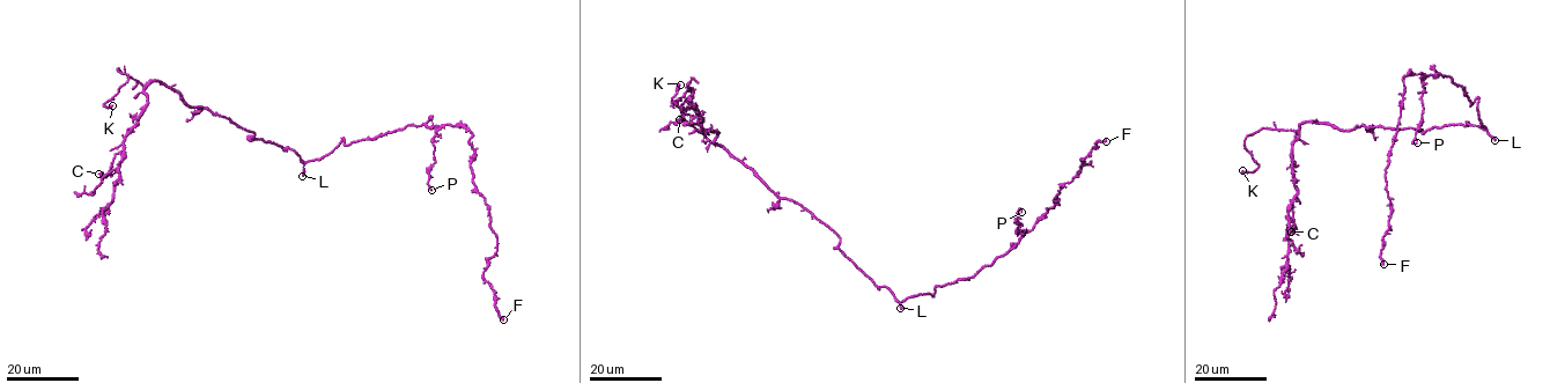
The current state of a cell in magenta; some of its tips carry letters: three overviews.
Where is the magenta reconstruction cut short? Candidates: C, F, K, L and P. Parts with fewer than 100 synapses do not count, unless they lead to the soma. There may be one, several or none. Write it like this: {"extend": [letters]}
{"extend": ["K", "L"]}

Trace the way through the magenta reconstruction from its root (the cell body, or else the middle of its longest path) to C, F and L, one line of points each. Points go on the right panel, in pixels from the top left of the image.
C: (1470, 125), (1423, 132), (1303, 123), (1292, 146), (1297, 191), (1291, 231)
F: (1470, 125), (1486, 127), (1480, 100), (1470, 105), (1448, 76), (1402, 79), (1385, 175), (1390, 213), (1384, 264)
L: (1470, 125), (1483, 127), (1495, 140)

